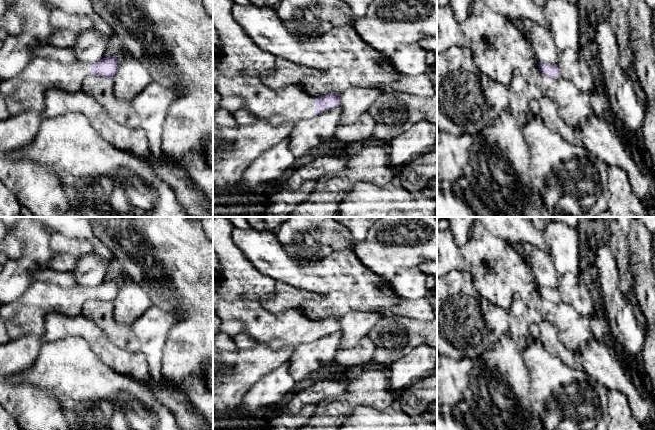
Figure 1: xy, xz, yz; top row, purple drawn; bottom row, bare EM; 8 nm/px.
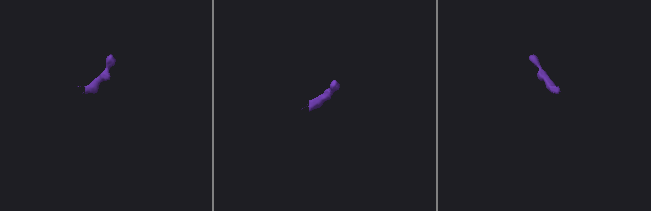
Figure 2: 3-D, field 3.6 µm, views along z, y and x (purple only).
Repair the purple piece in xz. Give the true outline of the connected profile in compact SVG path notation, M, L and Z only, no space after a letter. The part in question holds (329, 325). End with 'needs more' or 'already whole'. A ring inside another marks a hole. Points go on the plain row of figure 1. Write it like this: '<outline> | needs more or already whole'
M221 299L215 313L222 321L244 322L242 333L251 337L257 345L265 345L273 350L309 343L341 328L340 319L334 317L313 321L298 309L271 313L252 300Z | needs more

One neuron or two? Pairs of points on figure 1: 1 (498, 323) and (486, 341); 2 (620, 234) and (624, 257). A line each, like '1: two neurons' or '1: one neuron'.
1: one neuron
2: one neuron

